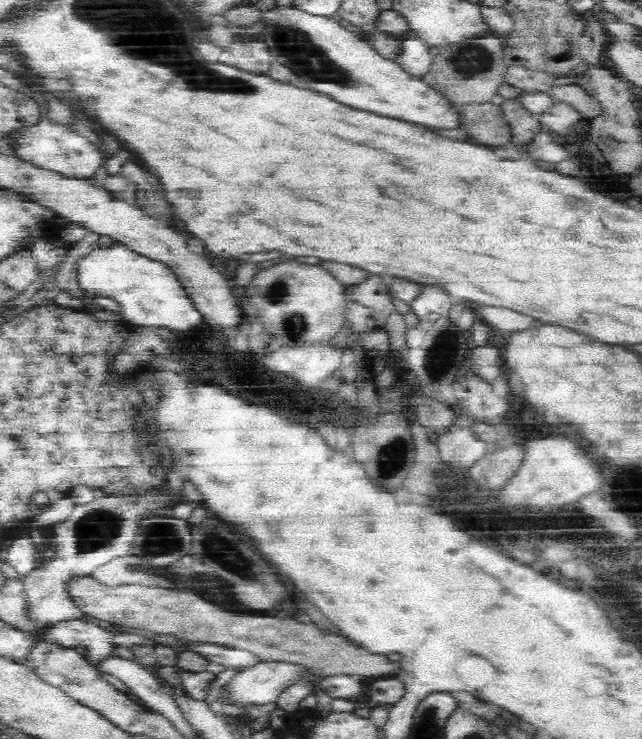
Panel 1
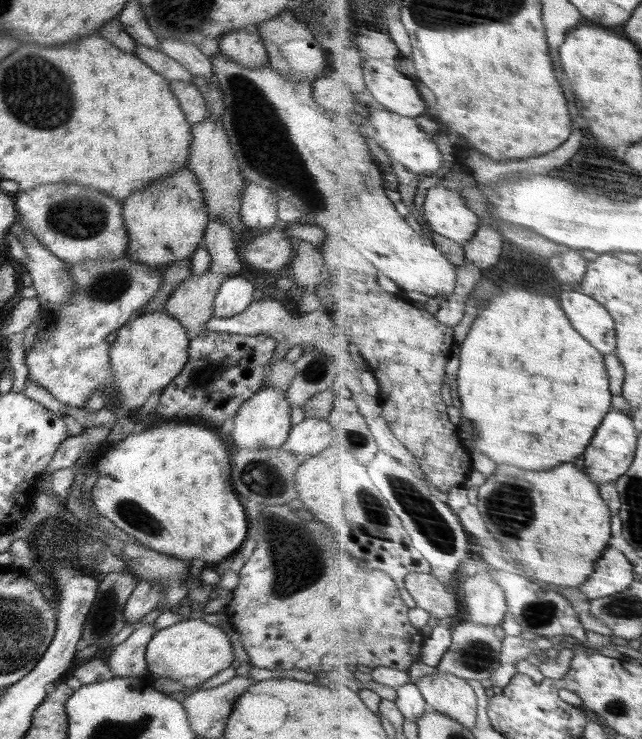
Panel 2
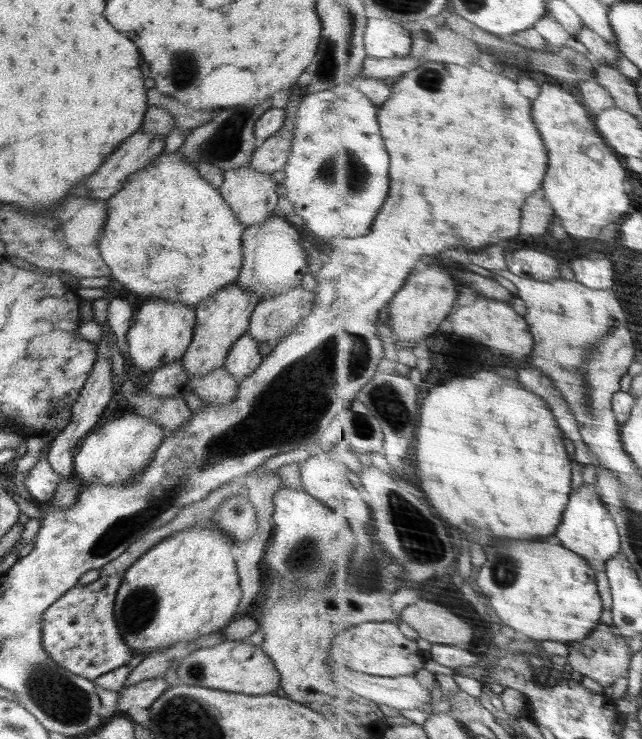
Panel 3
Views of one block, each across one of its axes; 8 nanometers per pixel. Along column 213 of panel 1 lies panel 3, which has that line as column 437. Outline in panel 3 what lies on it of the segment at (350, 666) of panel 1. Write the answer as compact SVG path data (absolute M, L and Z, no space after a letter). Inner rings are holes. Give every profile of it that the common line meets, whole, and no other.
M422 600L408 605L404 610L404 620L422 638L433 644L453 644L468 647L474 640L474 628L464 617L456 615L449 606L442 606L432 600Z

